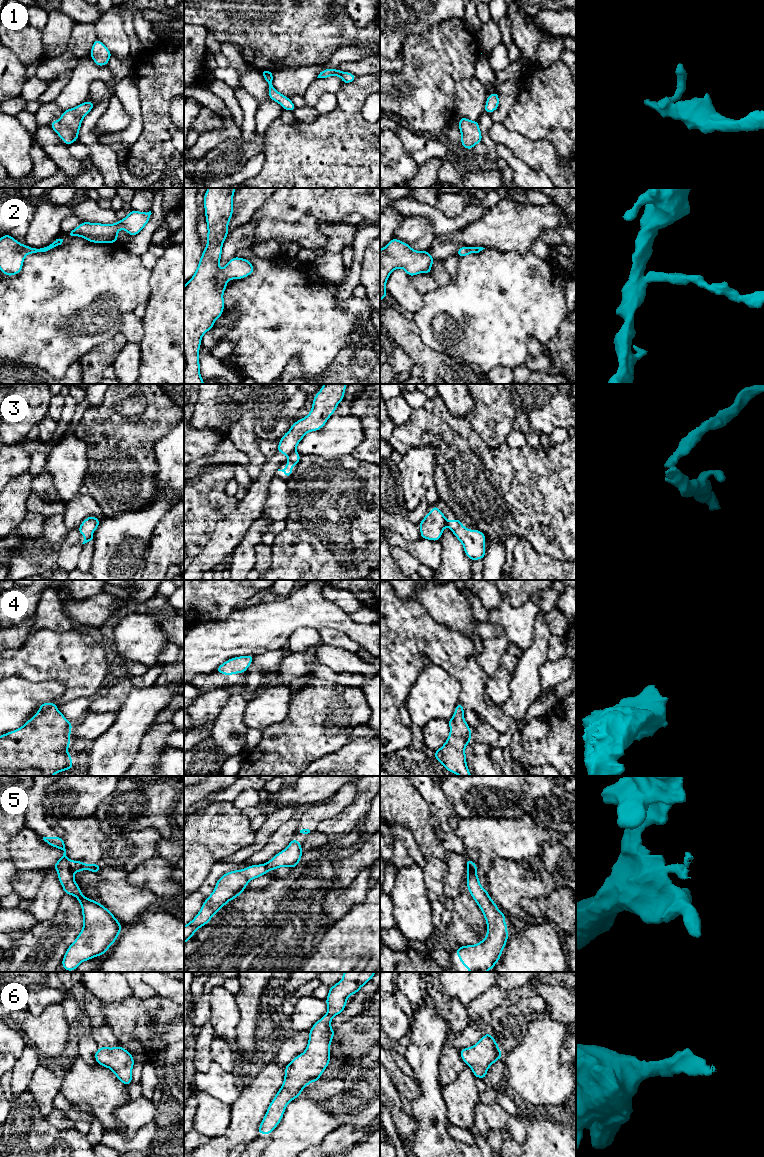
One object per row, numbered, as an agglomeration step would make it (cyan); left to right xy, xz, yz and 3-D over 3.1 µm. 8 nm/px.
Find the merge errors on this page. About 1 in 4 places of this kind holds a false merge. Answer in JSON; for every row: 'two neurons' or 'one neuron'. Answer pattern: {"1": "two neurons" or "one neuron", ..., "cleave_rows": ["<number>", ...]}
{"1": "one neuron", "2": "one neuron", "3": "two neurons", "4": "one neuron", "5": "two neurons", "6": "one neuron", "cleave_rows": ["3", "5"]}

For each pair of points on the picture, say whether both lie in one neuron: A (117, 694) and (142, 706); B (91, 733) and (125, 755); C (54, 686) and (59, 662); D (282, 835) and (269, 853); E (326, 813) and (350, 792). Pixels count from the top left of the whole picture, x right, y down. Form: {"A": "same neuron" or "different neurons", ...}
{"A": "different neurons", "B": "different neurons", "C": "different neurons", "D": "same neuron", "E": "same neuron"}

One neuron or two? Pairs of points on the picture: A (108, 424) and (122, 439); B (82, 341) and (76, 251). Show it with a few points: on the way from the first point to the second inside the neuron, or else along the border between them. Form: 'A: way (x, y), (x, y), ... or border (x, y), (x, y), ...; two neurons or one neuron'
A: way (111, 428), (118, 435); one neuron
B: way (55, 332), (52, 314), (76, 290), (76, 278); one neuron

